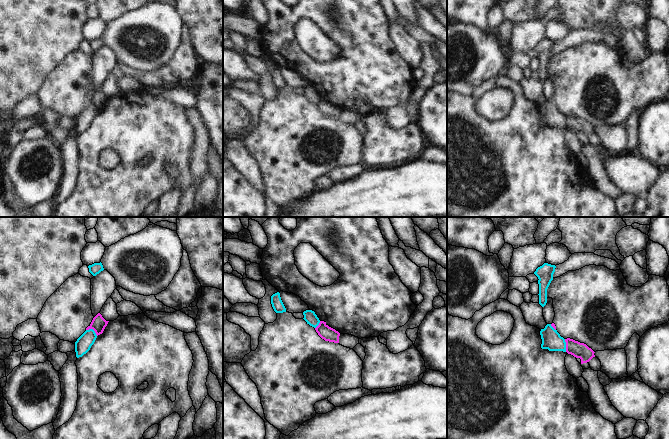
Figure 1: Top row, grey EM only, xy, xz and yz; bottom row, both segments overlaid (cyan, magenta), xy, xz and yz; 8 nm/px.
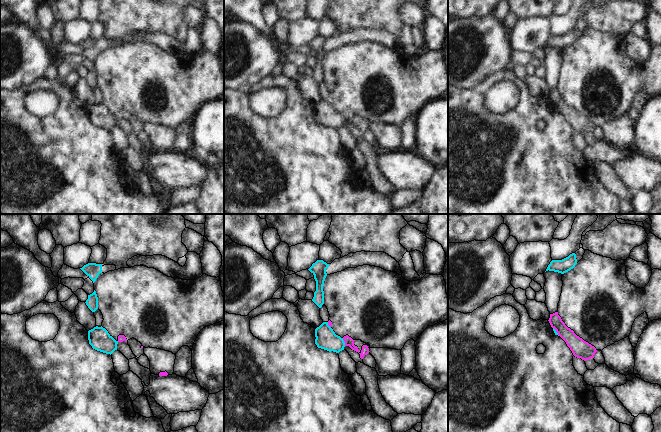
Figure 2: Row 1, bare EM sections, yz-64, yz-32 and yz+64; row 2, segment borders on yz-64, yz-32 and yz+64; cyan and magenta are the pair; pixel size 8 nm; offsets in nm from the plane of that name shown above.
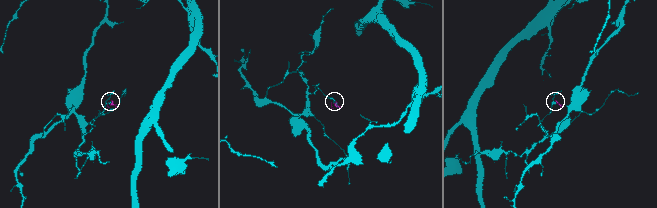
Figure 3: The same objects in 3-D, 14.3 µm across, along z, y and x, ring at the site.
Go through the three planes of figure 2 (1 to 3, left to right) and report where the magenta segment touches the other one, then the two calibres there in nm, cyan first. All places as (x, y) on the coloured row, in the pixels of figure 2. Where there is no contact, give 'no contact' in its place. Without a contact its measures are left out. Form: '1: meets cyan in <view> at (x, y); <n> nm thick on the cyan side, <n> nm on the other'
1: no contact
2: meets cyan in yz-32 at (344, 342); 170 nm thick on the cyan side, 70 nm on the other
3: meets cyan in yz+64 at (555, 331); 20 nm thick on the cyan side, 140 nm on the other

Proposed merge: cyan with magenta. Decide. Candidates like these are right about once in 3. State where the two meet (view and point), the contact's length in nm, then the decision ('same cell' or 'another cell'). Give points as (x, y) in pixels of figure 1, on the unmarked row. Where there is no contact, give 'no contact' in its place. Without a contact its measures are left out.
xy (92, 105) | 110 nm | another cell

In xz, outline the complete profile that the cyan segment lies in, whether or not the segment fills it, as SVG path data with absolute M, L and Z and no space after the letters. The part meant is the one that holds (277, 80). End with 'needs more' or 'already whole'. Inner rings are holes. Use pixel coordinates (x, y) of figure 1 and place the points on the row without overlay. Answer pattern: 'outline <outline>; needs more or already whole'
outline M277 68L271 72L271 80L276 89L286 88L286 84L281 76L279 68Z; already whole

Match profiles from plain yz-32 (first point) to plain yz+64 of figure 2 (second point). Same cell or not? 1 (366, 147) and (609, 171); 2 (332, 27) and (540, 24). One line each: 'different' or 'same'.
1: same
2: different

